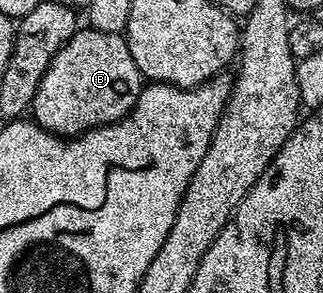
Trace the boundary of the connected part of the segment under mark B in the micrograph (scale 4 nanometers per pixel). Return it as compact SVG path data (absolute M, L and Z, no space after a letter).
M77 29L76 35L61 46L48 66L46 76L32 101L31 117L51 134L75 138L97 126L108 126L132 111L142 89L142 75L130 56L124 34Z

